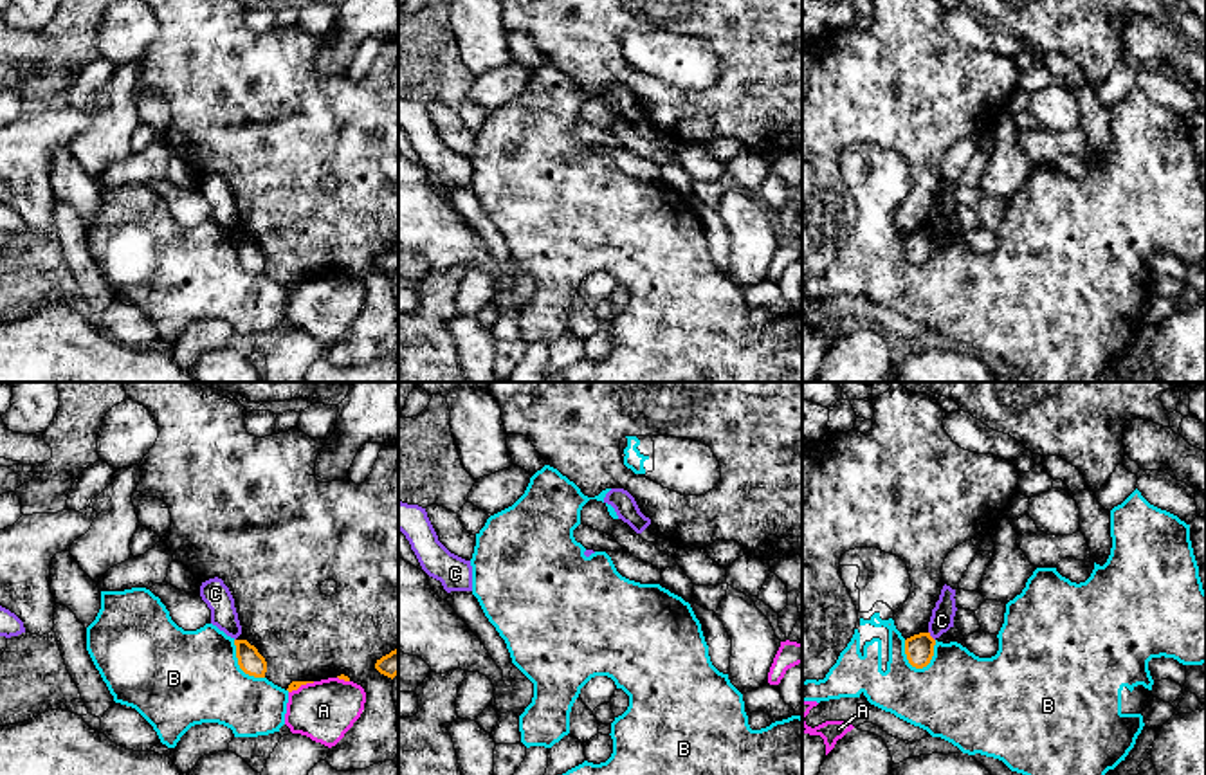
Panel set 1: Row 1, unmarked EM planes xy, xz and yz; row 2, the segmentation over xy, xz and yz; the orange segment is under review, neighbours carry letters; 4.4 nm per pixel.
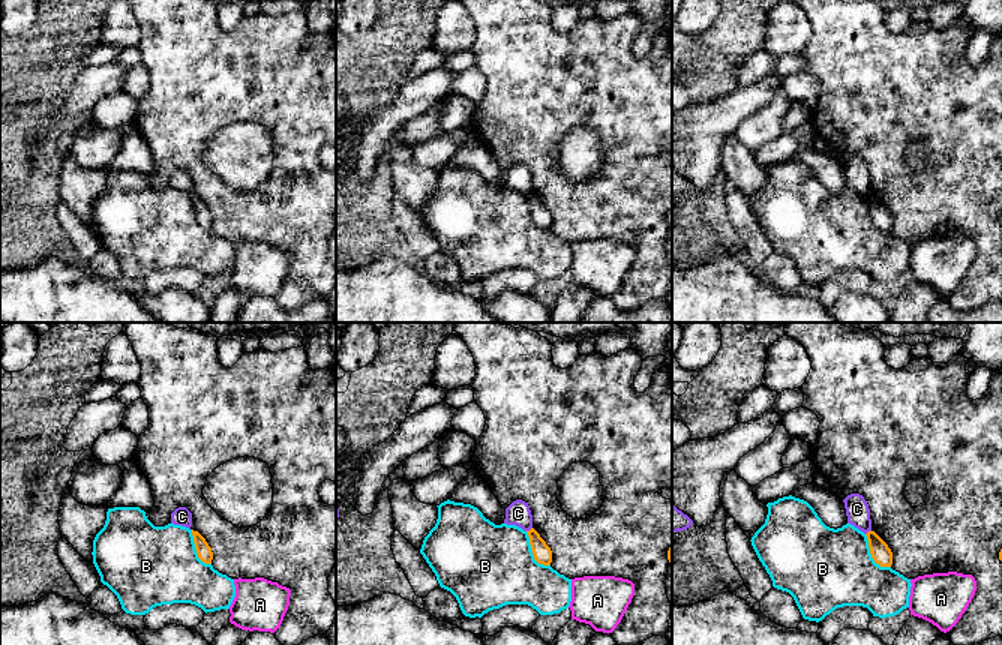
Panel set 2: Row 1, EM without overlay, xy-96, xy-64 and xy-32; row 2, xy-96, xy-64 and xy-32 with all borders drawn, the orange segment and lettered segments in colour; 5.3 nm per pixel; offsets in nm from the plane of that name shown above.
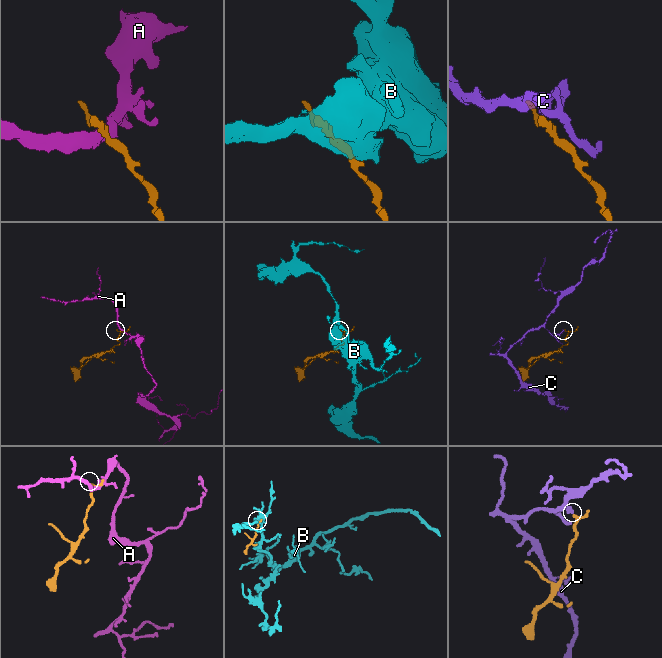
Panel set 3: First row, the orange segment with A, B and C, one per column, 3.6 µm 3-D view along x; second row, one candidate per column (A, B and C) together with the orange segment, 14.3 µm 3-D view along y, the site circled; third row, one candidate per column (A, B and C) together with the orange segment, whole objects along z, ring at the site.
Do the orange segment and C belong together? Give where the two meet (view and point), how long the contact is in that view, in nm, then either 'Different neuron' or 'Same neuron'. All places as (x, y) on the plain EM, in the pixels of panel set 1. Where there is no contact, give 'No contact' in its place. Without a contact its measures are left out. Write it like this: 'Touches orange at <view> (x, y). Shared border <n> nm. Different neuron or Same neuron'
Touches orange at yz (931, 233). Shared border 50 nm. Different neuron

